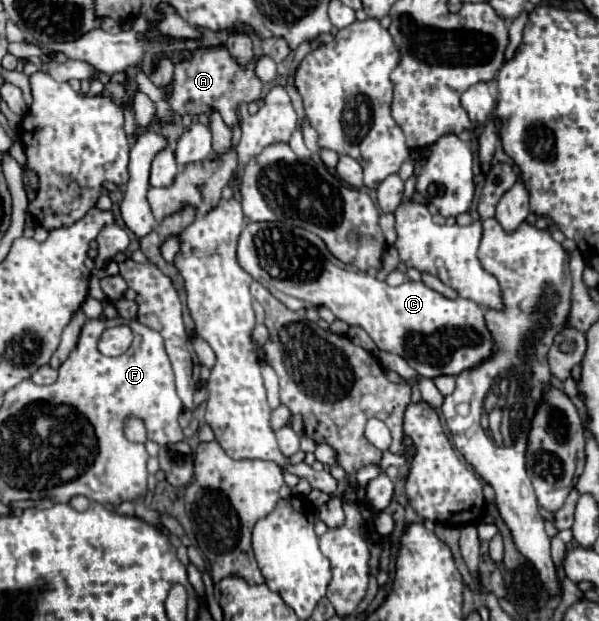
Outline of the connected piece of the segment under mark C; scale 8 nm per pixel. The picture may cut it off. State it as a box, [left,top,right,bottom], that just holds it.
[237,222,493,378]

